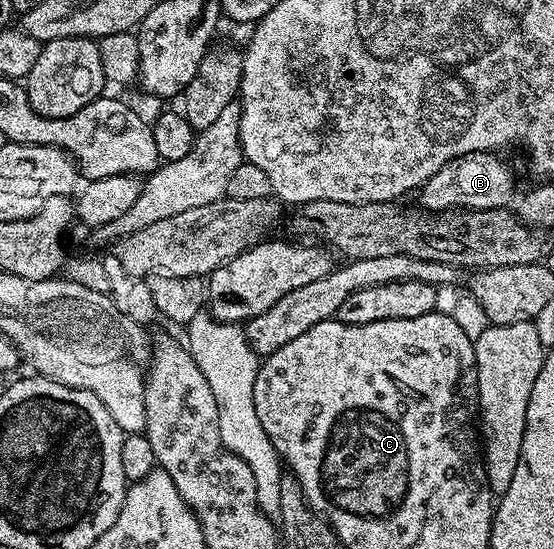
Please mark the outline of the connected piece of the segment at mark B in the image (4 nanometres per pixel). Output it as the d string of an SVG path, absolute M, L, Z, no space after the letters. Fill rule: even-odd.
M484 150L471 152L443 164L435 176L421 183L420 205L430 212L460 208L462 210L490 210L505 208L514 201L513 174L507 163L496 153Z

